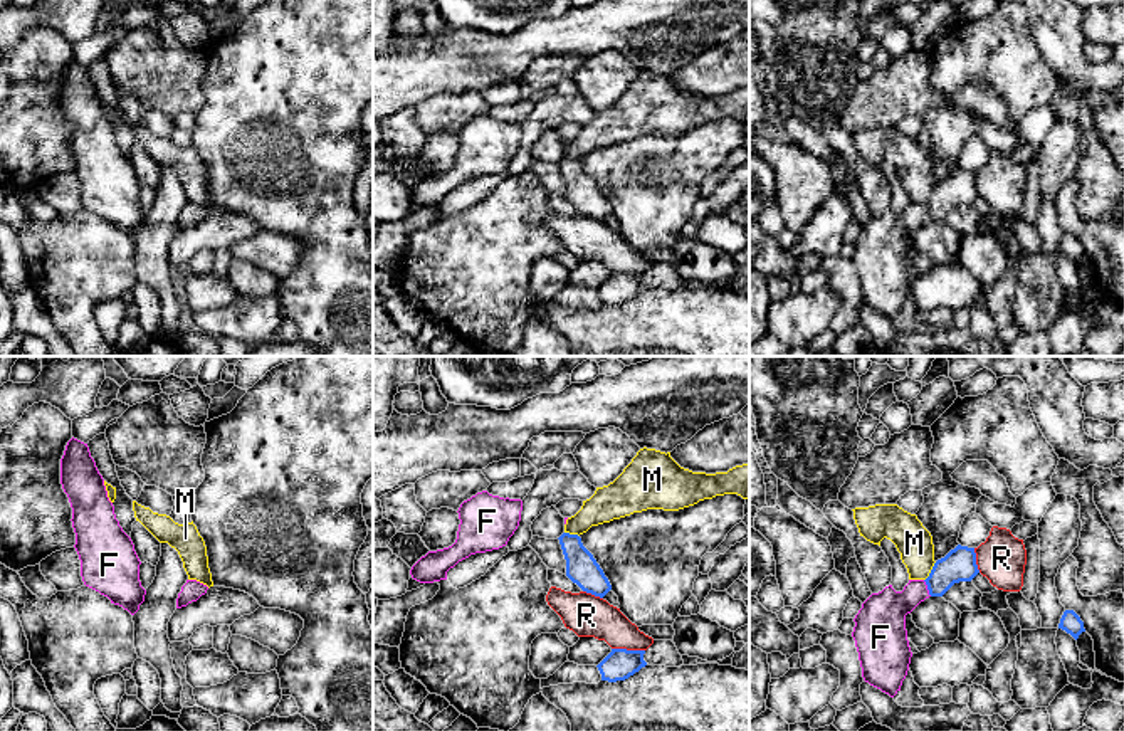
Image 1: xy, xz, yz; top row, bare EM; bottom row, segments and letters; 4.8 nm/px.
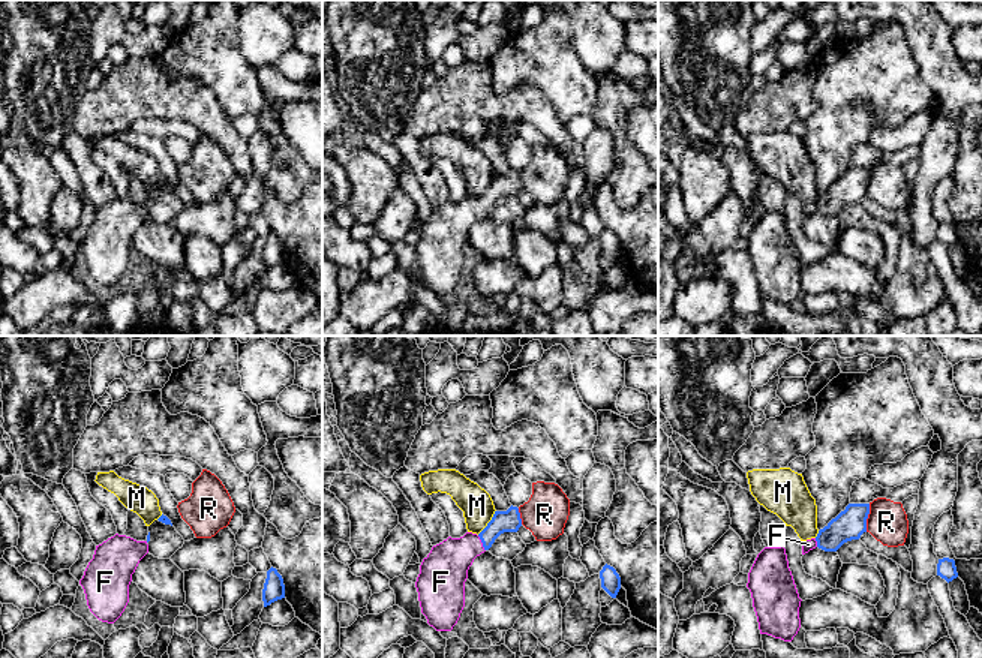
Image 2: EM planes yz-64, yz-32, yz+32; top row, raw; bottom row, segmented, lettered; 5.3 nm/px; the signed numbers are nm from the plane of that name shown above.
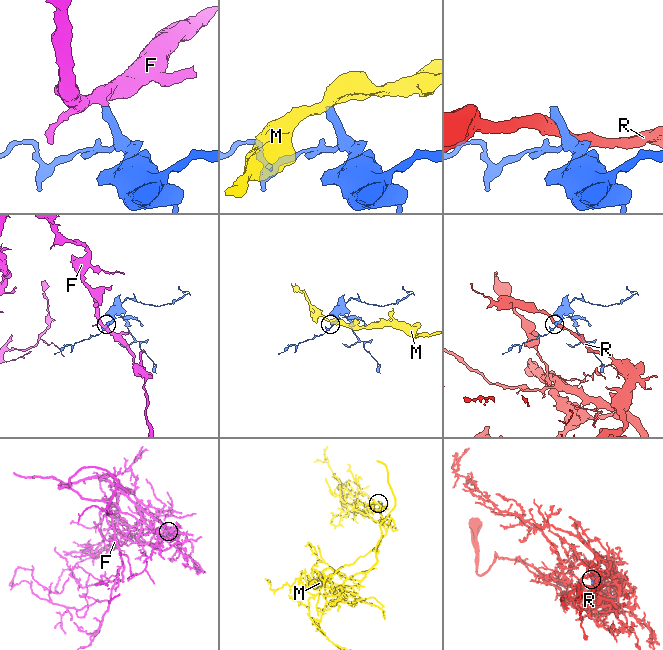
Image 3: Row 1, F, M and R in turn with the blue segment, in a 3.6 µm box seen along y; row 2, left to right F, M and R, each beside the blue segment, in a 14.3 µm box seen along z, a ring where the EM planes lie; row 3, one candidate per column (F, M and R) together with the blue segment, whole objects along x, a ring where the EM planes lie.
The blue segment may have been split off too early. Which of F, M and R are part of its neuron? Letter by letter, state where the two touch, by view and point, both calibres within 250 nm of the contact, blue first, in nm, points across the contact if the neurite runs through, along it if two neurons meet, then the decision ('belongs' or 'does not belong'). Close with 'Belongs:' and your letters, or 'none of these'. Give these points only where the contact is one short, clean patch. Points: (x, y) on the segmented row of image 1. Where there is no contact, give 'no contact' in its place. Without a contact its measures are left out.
F: meets blue in yz at (928, 589); 160 nm thick on the blue side, 220 nm on the other; runs through yz (960, 565), (928, 589), (916, 590), (882, 614); belongs
M: meets blue in yz at (931, 572); 160 nm thick on the blue side, 170 nm on the other; border along yz (936, 562), (924, 580); does not belong
R: meets blue in xz at (629, 651); 150 nm thick on the blue side, 200 nm on the other; does not belong
Belongs: F

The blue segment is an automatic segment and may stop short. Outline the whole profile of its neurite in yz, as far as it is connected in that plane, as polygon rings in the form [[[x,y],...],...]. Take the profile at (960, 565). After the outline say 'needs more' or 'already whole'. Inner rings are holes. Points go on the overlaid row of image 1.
[[[958,544],[934,563],[926,580],[909,580],[902,592],[889,585],[872,593],[855,615],[852,632],[864,681],[894,697],[912,657],[906,615],[926,598],[943,597],[954,583],[971,581],[978,573],[974,548]]]; needs more

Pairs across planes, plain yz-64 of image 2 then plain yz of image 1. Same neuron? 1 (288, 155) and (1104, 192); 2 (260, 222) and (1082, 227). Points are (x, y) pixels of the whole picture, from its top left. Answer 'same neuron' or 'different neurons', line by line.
1: same neuron
2: different neurons

